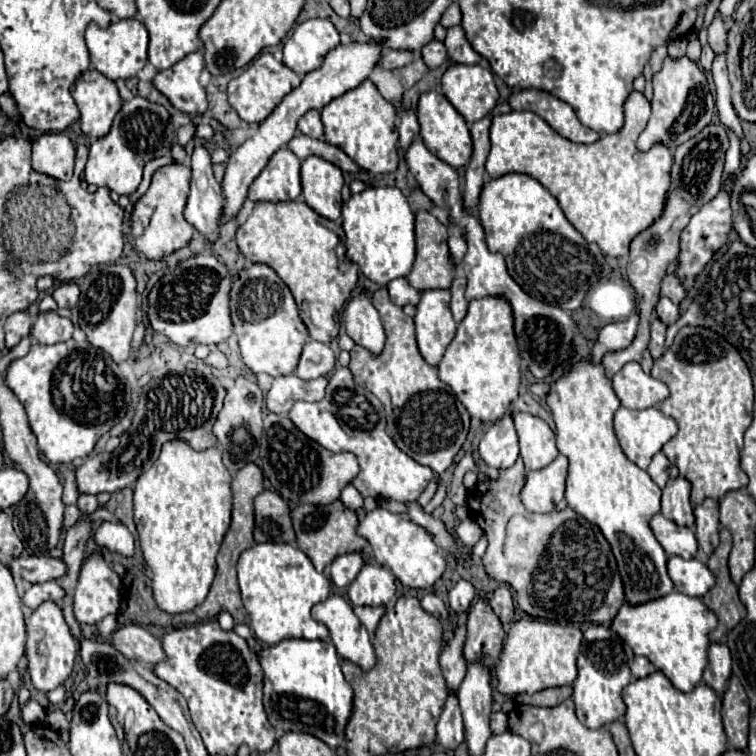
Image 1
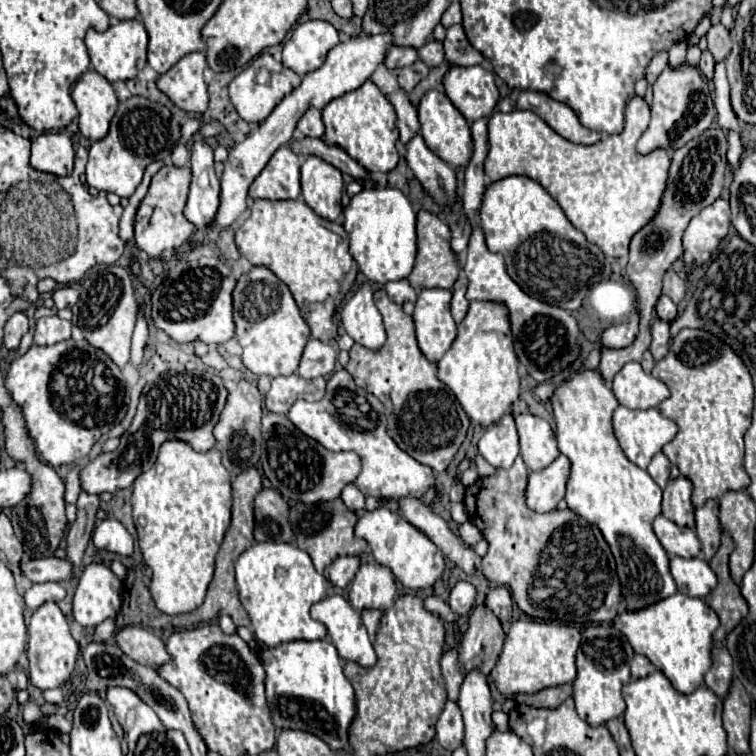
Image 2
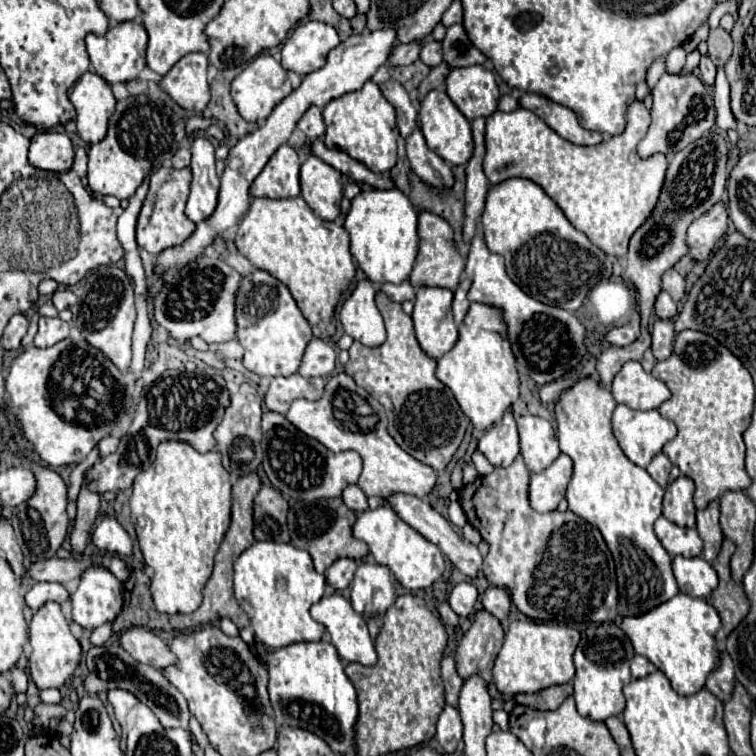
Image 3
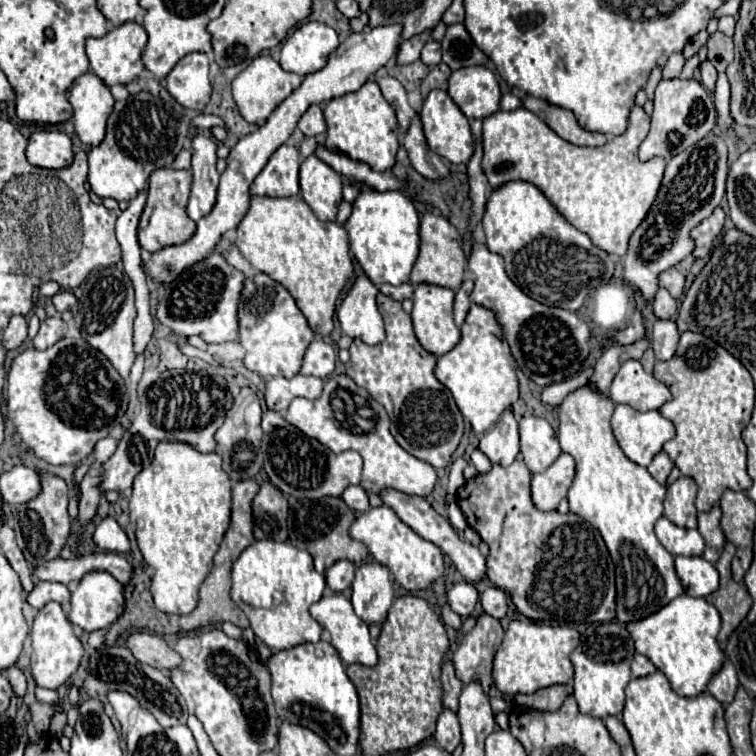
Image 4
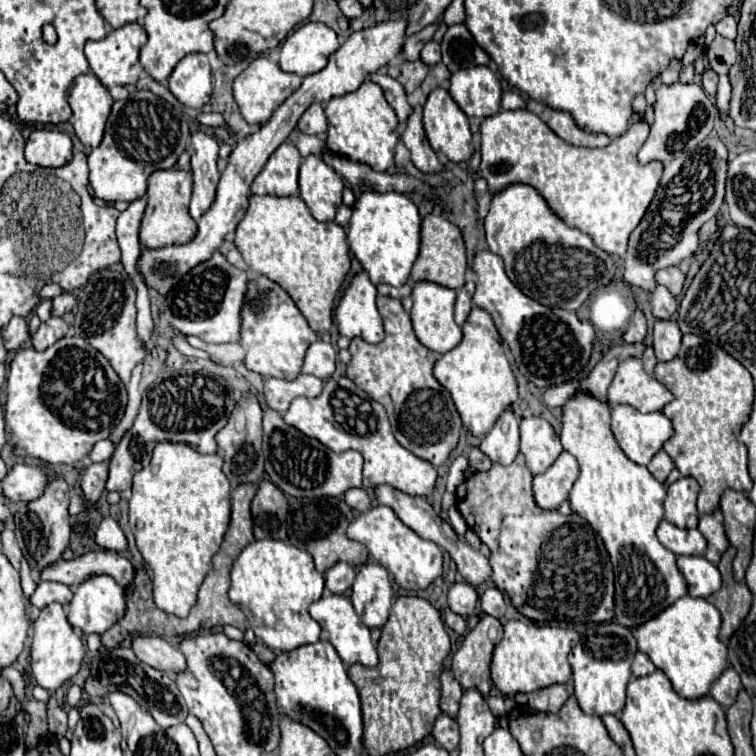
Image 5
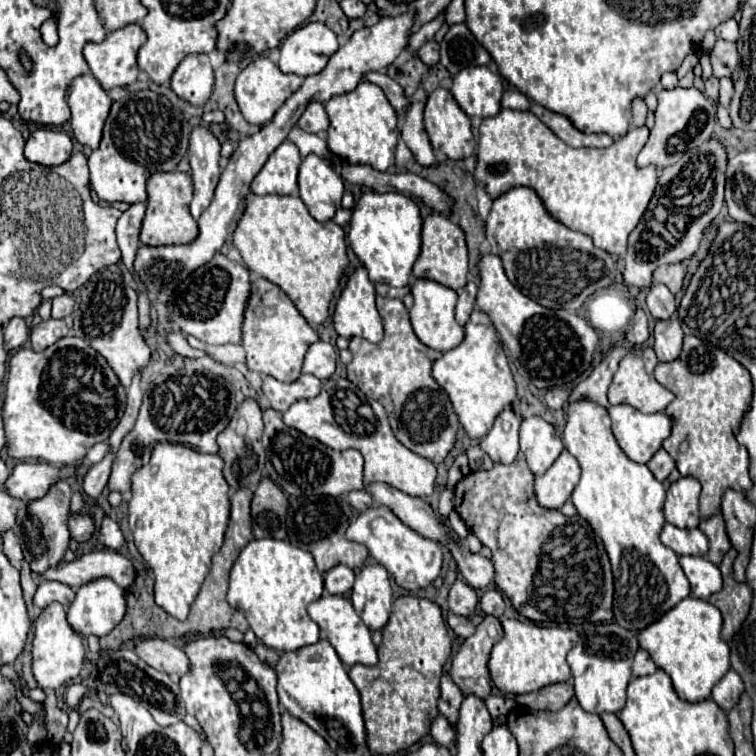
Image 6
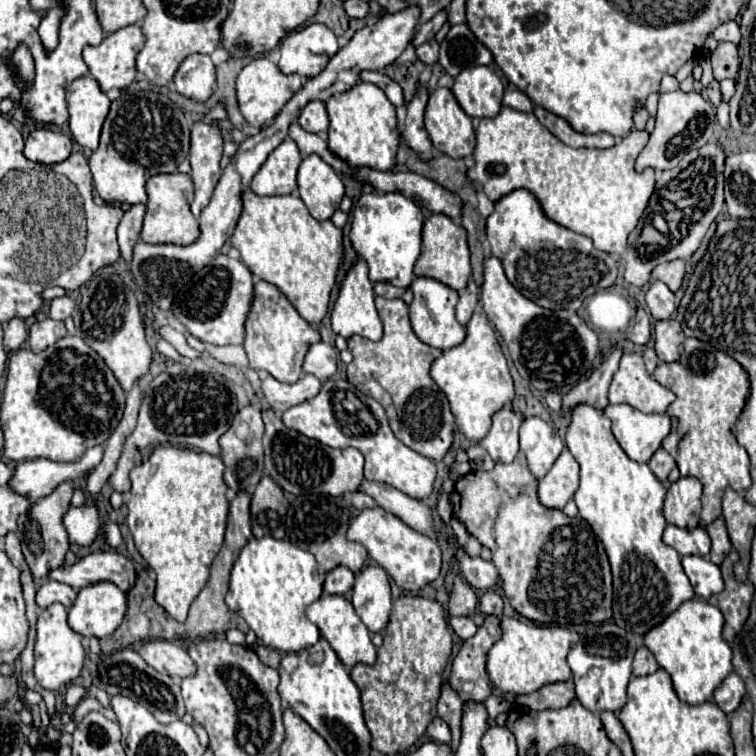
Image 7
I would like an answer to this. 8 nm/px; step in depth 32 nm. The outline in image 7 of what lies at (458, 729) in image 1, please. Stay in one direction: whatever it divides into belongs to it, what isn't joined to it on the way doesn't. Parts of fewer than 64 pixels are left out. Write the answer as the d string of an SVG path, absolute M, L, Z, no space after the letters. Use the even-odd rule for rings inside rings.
M434 718L428 728L426 728L426 734L436 740L436 742L442 742L442 744L450 744L450 728L448 724L442 720L442 718Z

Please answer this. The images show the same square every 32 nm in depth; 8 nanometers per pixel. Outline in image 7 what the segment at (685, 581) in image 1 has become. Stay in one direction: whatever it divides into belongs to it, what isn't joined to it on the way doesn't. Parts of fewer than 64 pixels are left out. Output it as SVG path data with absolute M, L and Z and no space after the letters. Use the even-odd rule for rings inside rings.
M684 556L682 566L684 566L684 572L690 578L698 598L708 598L708 596L724 590L724 580L722 580L720 568L716 564L712 564L708 558Z

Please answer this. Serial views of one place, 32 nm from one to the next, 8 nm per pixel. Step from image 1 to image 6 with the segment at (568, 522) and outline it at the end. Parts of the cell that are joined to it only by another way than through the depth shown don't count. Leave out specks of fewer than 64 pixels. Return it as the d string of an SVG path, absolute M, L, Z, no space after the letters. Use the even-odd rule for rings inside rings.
M522 452L508 466L494 464L492 470L470 472L464 476L454 490L454 510L464 520L468 530L492 550L496 586L510 598L510 604L522 616L534 622L552 622L560 626L612 620L614 586L608 556L598 550L596 536L582 516L568 518L560 510L548 510L538 504L534 494L534 474L530 472Z

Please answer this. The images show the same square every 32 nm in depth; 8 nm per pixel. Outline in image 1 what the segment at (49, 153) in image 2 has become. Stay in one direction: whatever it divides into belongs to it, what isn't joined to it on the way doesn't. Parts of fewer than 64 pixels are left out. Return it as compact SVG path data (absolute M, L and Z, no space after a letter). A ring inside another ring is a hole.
M62 132L42 134L32 142L32 168L36 172L68 180L74 168L74 146Z

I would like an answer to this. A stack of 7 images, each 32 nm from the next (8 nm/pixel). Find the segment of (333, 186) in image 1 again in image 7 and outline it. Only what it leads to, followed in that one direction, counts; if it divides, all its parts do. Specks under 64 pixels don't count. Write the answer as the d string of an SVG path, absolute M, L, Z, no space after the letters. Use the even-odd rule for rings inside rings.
M316 154L300 162L298 190L316 220L328 220L344 196L342 178Z

